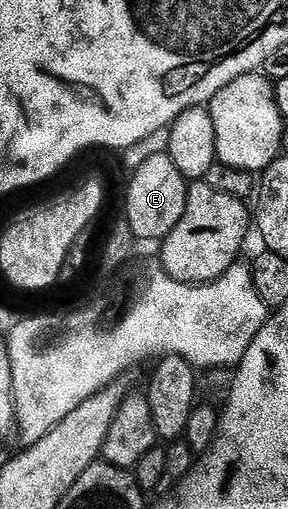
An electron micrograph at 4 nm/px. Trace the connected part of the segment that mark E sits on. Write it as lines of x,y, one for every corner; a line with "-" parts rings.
168,154
151,156
143,168
132,171
129,182
129,191
125,194
125,212
123,218
129,222
133,235
137,240
143,238
157,238
164,240
179,224
185,211
185,201
189,186
187,179
175,168

